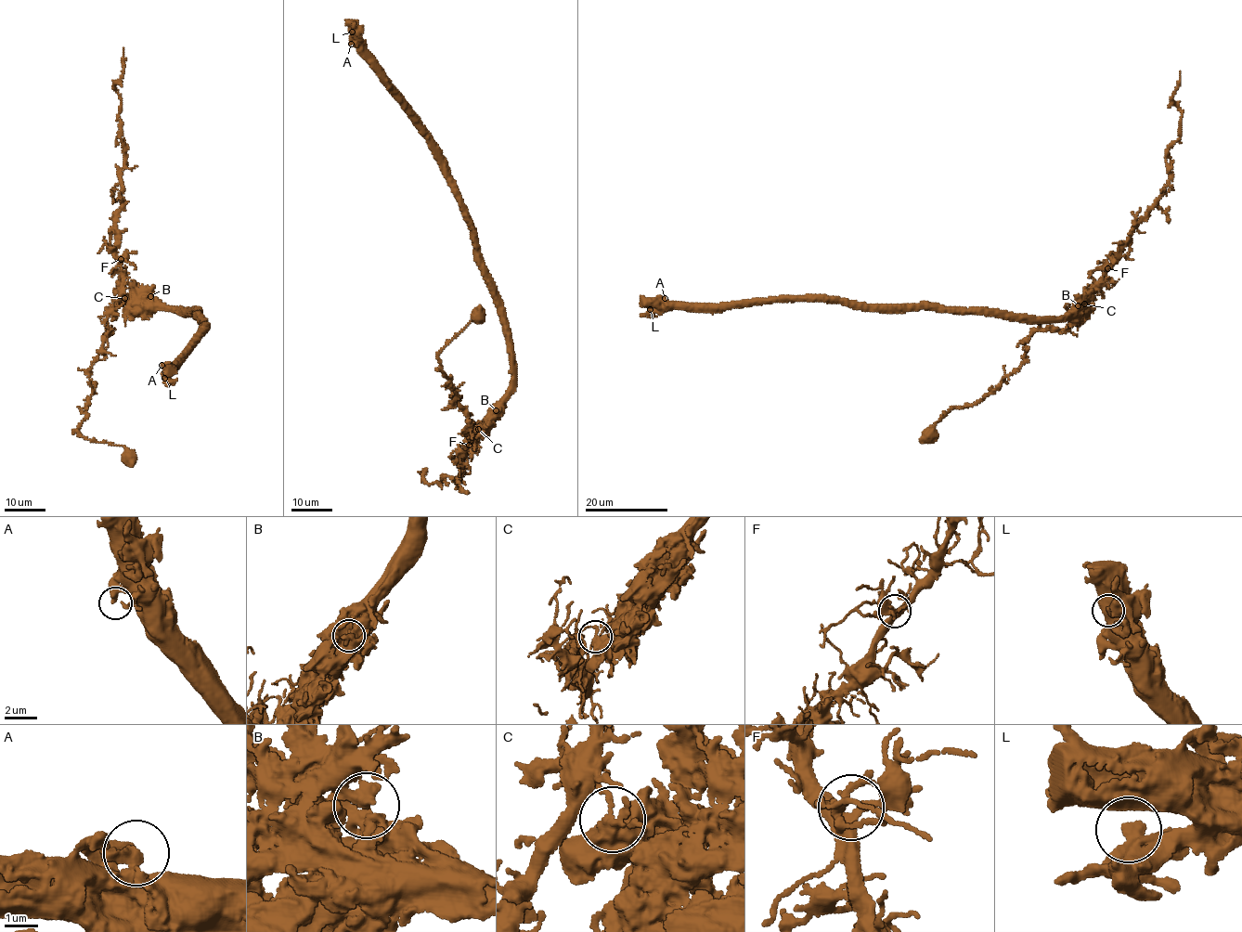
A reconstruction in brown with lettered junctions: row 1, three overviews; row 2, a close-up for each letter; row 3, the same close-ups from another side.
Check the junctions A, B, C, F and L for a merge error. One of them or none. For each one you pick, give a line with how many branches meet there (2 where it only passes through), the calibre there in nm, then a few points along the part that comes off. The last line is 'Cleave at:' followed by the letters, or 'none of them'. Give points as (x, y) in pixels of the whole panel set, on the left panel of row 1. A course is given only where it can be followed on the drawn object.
C: 2 branches meet; 420 nm thick; foreign part runs (124, 298), (121, 293), (109, 314), (111, 333), (89, 371), (95, 386), (78, 431), (121, 445), (134, 464)
Cleave at: C

